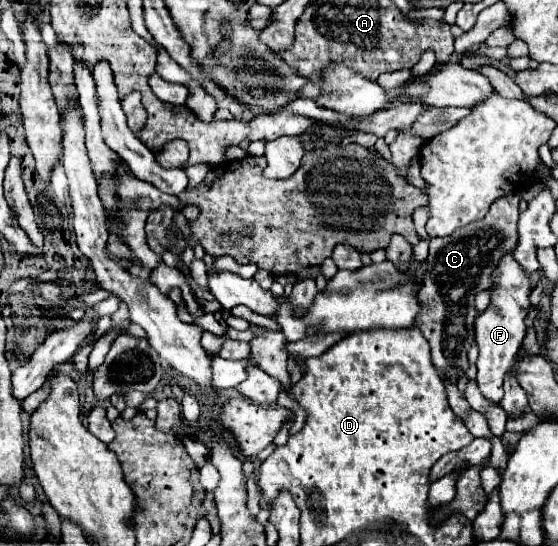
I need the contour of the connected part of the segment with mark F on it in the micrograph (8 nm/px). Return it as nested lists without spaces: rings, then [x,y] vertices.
[[[506,252],[500,258],[498,270],[494,272],[494,286],[488,292],[490,292],[490,304],[486,306],[484,312],[480,312],[476,316],[476,342],[480,348],[480,356],[476,362],[476,366],[478,366],[476,382],[488,400],[500,402],[502,394],[504,394],[502,380],[504,380],[506,372],[510,370],[512,362],[516,360],[516,354],[526,336],[524,318],[530,308],[530,292],[532,292],[530,274],[526,274],[526,270],[514,260],[514,256],[510,252]]]

